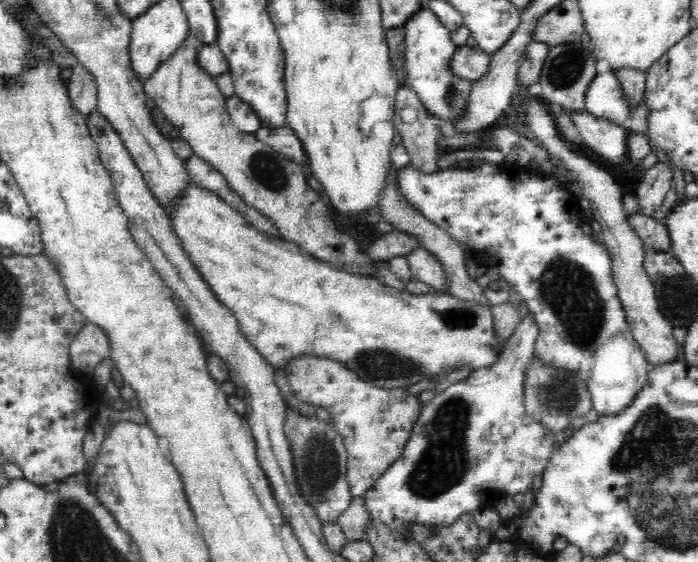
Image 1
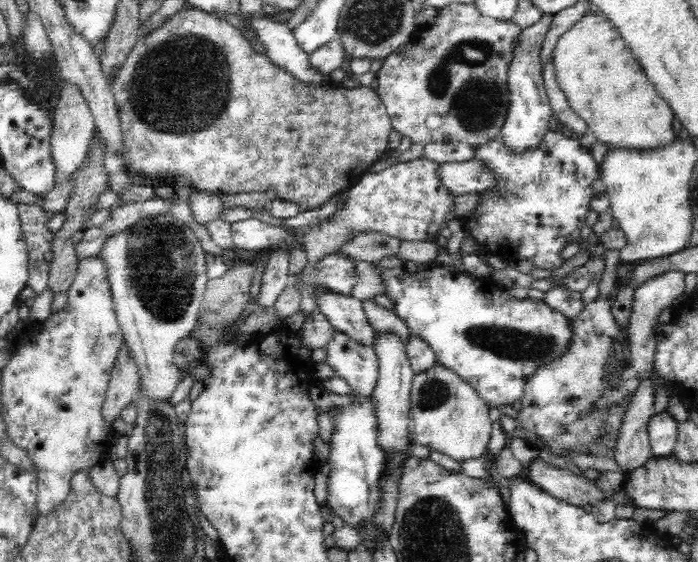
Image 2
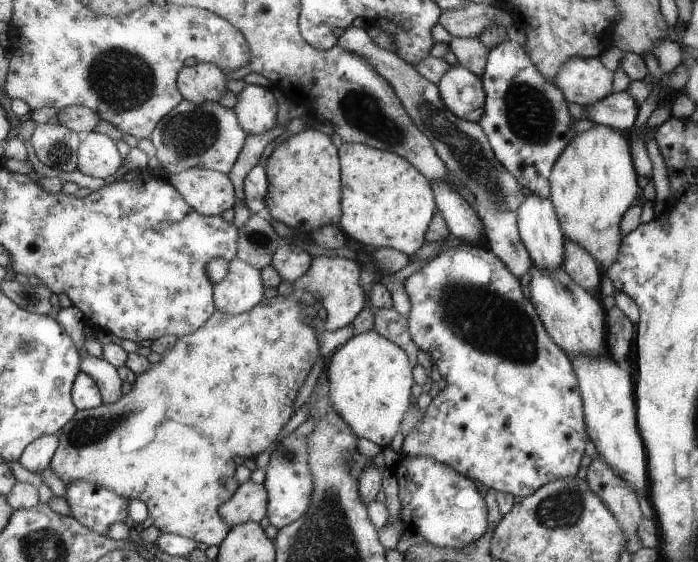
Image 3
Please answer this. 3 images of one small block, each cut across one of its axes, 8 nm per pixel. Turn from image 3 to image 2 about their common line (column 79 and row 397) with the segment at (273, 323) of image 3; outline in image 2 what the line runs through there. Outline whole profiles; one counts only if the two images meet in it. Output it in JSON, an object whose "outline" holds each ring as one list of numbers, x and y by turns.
{"outline":[[436,361,432,368,420,372,420,374,415,374,409,388,409,395,413,443,446,454,460,463,467,458,480,457,489,446,491,426,493,425,493,421,489,416,491,408,470,387,468,382,465,382,458,374,447,369,440,362]]}

